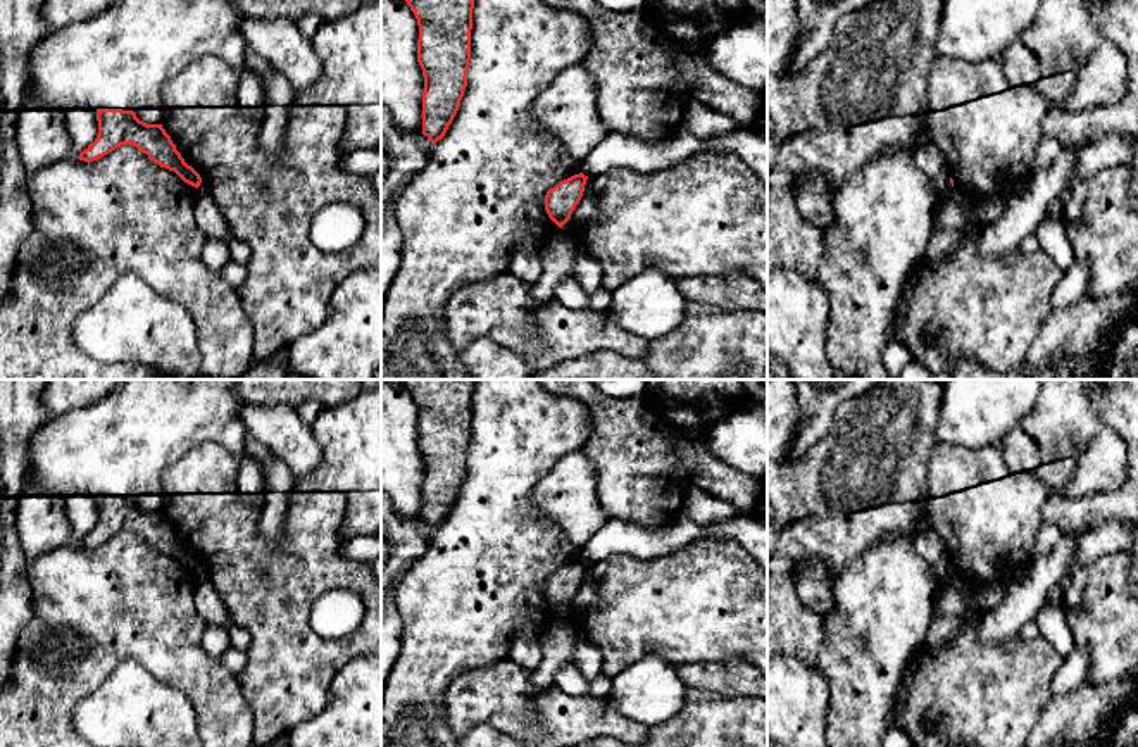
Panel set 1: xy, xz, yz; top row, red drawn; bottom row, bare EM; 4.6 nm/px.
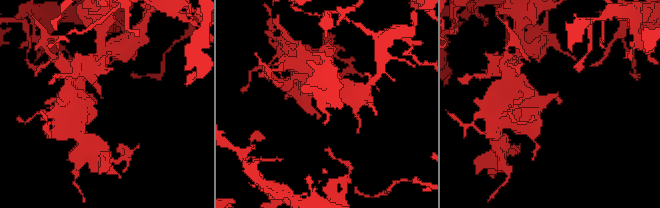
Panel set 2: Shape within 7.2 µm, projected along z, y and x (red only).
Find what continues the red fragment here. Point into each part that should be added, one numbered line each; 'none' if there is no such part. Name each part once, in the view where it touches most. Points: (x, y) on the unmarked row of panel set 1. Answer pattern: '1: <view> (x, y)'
none

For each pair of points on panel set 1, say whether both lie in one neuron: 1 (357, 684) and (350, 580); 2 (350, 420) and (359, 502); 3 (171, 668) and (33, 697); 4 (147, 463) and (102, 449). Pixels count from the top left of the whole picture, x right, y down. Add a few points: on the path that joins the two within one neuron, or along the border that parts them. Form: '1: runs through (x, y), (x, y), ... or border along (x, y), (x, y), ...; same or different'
1: border along (362, 654), (350, 659), (328, 687); different
2: runs through (361, 440), (361, 482); same
3: runs through (137, 649), (95, 649), (87, 658), (68, 663); same
4: runs through (137, 452), (133, 449), (112, 449); same

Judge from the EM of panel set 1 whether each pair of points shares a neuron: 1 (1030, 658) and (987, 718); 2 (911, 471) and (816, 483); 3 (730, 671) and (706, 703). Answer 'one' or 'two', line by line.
1: one
2: one
3: two

